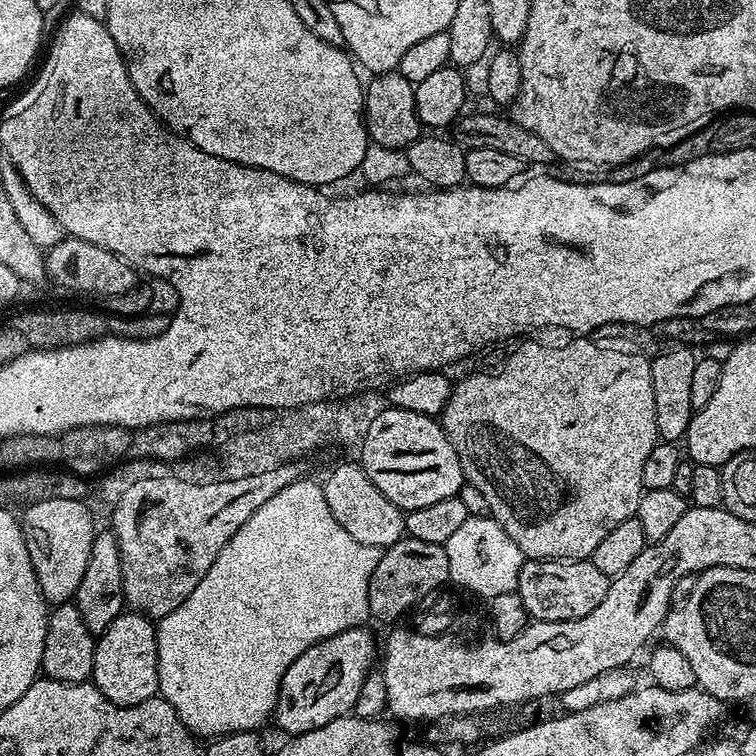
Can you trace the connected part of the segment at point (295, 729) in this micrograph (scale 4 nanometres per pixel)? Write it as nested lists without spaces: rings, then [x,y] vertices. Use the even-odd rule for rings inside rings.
[[[364,626],[351,628],[326,638],[310,646],[306,654],[294,658],[280,683],[274,713],[274,724],[289,732],[289,737],[326,726],[326,722],[334,722],[334,718],[347,716],[355,709],[358,690],[362,690],[362,682],[366,682],[369,672],[373,671],[375,664],[372,663],[378,660],[378,644],[376,648],[375,638],[366,629]]]

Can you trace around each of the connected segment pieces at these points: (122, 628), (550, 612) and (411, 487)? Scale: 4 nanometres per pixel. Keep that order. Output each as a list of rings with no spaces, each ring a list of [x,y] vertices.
[[[121,612],[106,631],[95,637],[94,670],[90,680],[107,700],[123,708],[133,708],[157,695],[160,683],[156,624],[142,612]]]
[[[525,559],[518,574],[515,592],[522,598],[532,620],[566,622],[586,618],[606,598],[610,577],[602,574],[598,566],[586,560],[529,560]]]
[[[385,406],[378,418],[374,418],[358,451],[359,463],[366,470],[370,482],[374,482],[374,486],[378,486],[378,490],[382,490],[382,494],[386,494],[386,498],[390,498],[390,502],[394,502],[394,506],[398,506],[405,513],[413,512],[422,506],[431,506],[433,502],[442,502],[442,498],[459,496],[460,487],[466,482],[458,454],[450,438],[444,433],[439,419],[427,416],[425,412]]]

